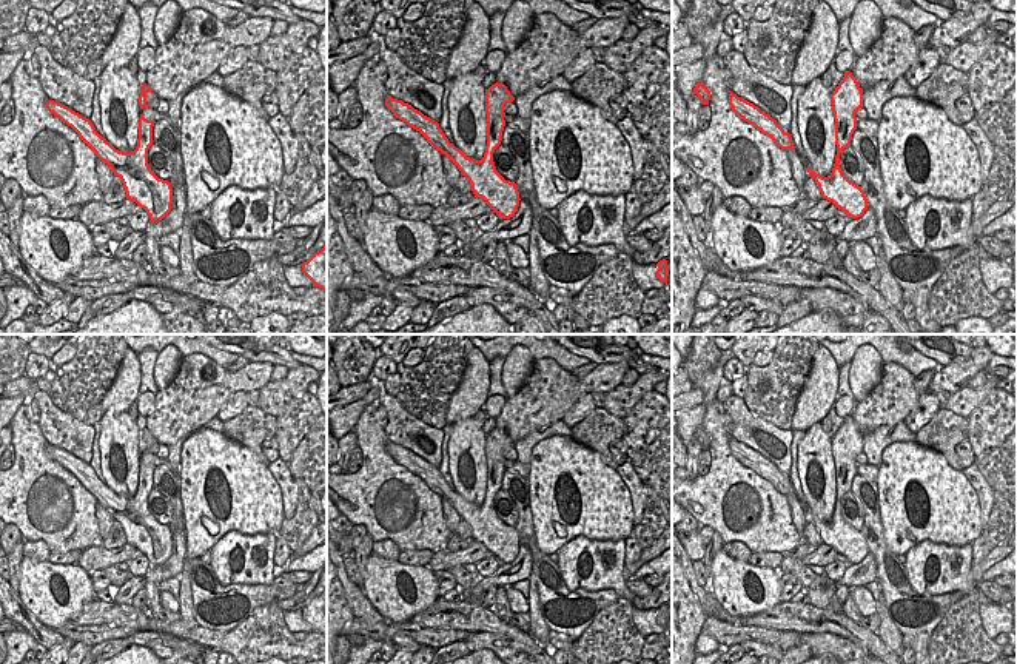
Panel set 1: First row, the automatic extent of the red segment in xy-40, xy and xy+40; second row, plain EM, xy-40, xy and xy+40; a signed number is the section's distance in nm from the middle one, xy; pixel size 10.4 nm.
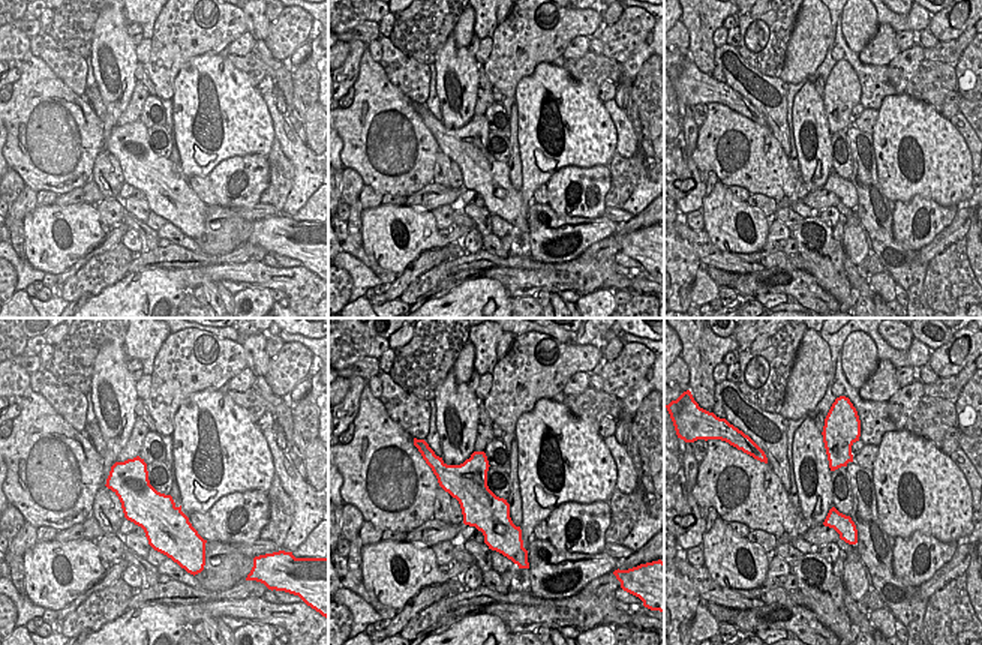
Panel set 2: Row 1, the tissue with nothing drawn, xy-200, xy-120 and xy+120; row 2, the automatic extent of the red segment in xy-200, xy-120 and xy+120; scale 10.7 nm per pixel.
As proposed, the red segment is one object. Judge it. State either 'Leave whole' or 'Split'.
Leave whole.

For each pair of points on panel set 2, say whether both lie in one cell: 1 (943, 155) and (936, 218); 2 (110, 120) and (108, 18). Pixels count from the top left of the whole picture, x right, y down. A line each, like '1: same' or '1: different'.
1: different
2: same

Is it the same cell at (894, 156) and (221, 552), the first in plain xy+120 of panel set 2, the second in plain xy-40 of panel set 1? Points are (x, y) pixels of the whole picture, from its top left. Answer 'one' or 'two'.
two

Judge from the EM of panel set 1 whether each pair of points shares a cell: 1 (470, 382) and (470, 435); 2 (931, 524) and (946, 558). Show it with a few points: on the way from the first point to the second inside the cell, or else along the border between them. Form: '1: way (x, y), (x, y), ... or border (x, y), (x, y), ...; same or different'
1: border (472, 416), (455, 421), (450, 425); different
2: border (970, 543), (946, 546), (920, 541), (905, 552); different

